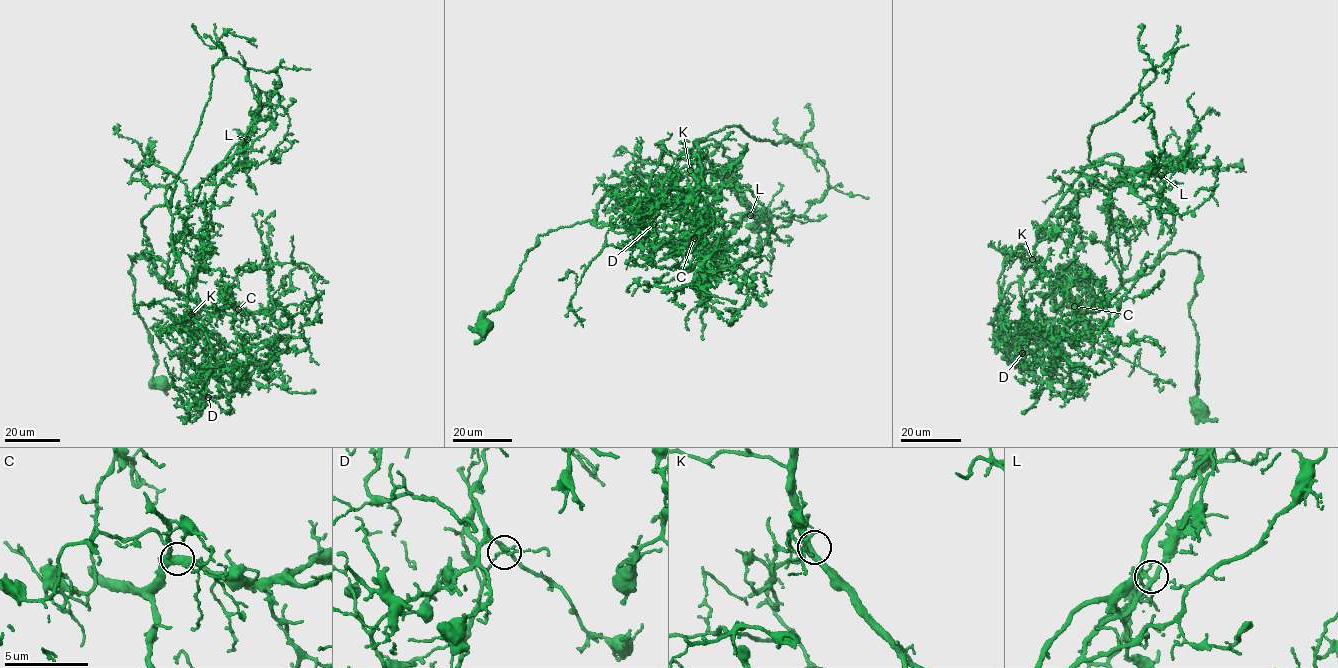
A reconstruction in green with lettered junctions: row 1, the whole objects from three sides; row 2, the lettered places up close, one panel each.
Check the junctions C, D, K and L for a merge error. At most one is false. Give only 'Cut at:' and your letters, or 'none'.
Cut at: D

